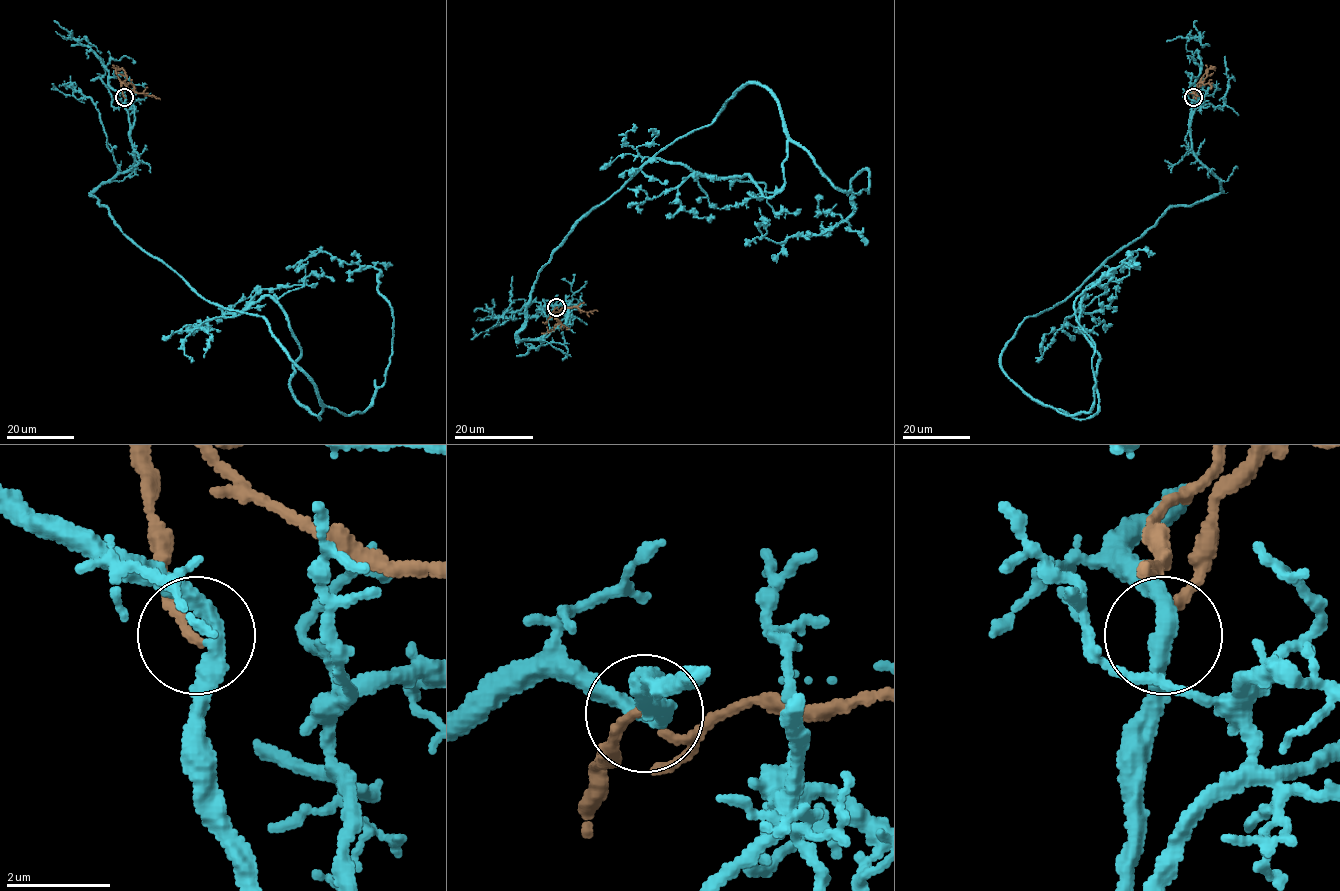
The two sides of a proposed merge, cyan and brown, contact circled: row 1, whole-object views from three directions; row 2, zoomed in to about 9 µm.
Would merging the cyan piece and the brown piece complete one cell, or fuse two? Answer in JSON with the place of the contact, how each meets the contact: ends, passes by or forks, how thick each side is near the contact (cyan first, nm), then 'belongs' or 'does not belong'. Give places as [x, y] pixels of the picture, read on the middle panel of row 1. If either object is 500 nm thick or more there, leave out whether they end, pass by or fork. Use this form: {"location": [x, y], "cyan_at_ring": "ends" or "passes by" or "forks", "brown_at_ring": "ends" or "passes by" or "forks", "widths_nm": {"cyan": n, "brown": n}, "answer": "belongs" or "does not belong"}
{"location": [556, 307], "cyan_at_ring": "passes by", "brown_at_ring": "ends", "widths_nm": {"cyan": 280, "brown": 180}, "answer": "belongs"}

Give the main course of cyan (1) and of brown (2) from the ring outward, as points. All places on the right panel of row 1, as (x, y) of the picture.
1: (1193, 97), (1221, 191), (1002, 352), (1061, 413), (1094, 402), (1074, 300), (1135, 251), (1107, 282)
2: (1193, 97), (1199, 83), (1193, 90), (1196, 99)

